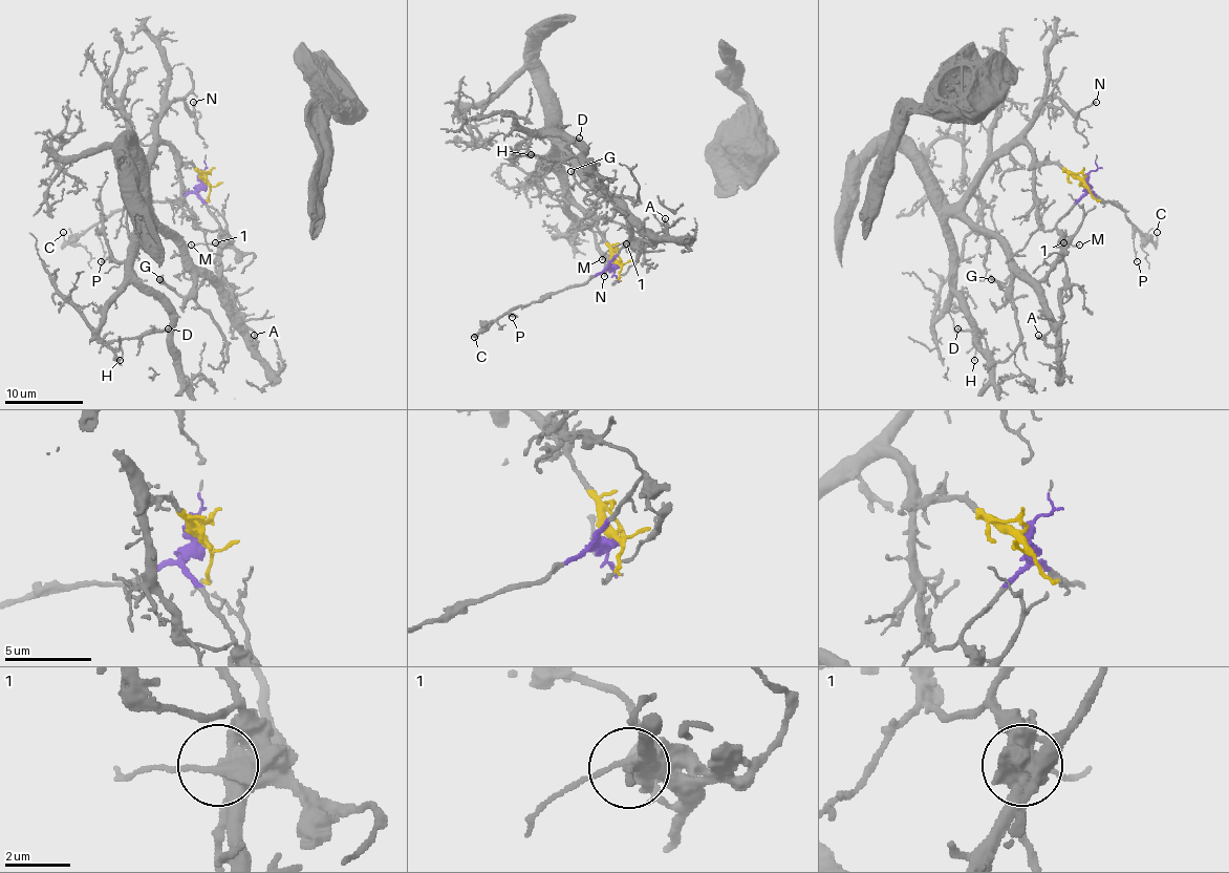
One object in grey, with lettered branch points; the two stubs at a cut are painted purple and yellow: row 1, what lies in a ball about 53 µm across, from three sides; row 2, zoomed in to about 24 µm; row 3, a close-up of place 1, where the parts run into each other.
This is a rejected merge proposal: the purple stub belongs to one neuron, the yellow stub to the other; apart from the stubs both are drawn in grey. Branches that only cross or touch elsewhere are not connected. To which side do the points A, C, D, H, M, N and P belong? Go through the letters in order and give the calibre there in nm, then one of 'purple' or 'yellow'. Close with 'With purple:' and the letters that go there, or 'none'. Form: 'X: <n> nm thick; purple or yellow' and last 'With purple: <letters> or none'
A: 150 nm thick; yellow
C: 120 nm thick; purple
D: 180 nm thick; yellow
H: 150 nm thick; yellow
M: 130 nm thick; purple
N: 200 nm thick; yellow
P: 70 nm thick; purple
With purple: C, M, P

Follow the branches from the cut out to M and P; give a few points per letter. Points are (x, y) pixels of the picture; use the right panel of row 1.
M: (1084, 181), (1082, 196), (1057, 224), (1063, 243), (1079, 243)
P: (1084, 181), (1102, 200), (1115, 203), (1132, 224), (1136, 261)

